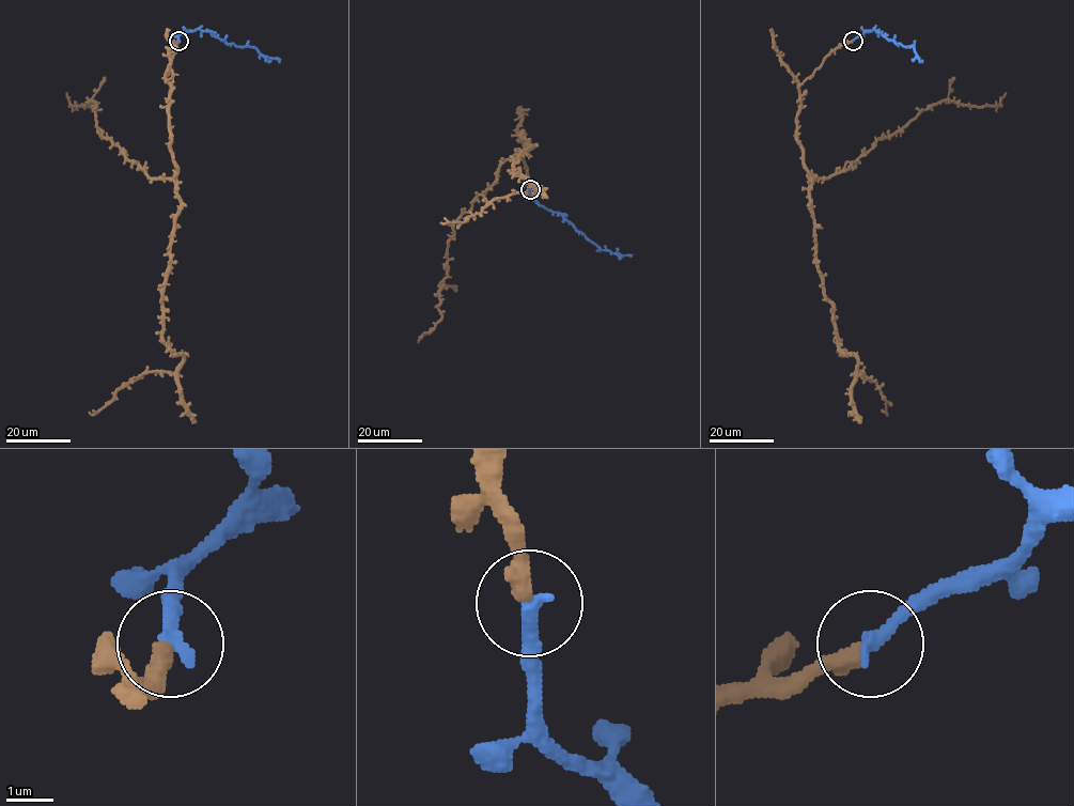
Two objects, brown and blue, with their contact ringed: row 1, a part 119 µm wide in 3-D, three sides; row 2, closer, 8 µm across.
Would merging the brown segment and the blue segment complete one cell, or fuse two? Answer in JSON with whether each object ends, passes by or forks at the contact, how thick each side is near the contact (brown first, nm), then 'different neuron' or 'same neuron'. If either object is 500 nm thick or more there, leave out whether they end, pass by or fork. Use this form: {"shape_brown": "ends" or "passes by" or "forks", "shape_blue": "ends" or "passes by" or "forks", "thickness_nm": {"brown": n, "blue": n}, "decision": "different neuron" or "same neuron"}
{"shape_brown": "ends", "shape_blue": "ends", "thickness_nm": {"brown": 400, "blue": 360}, "decision": "same neuron"}

